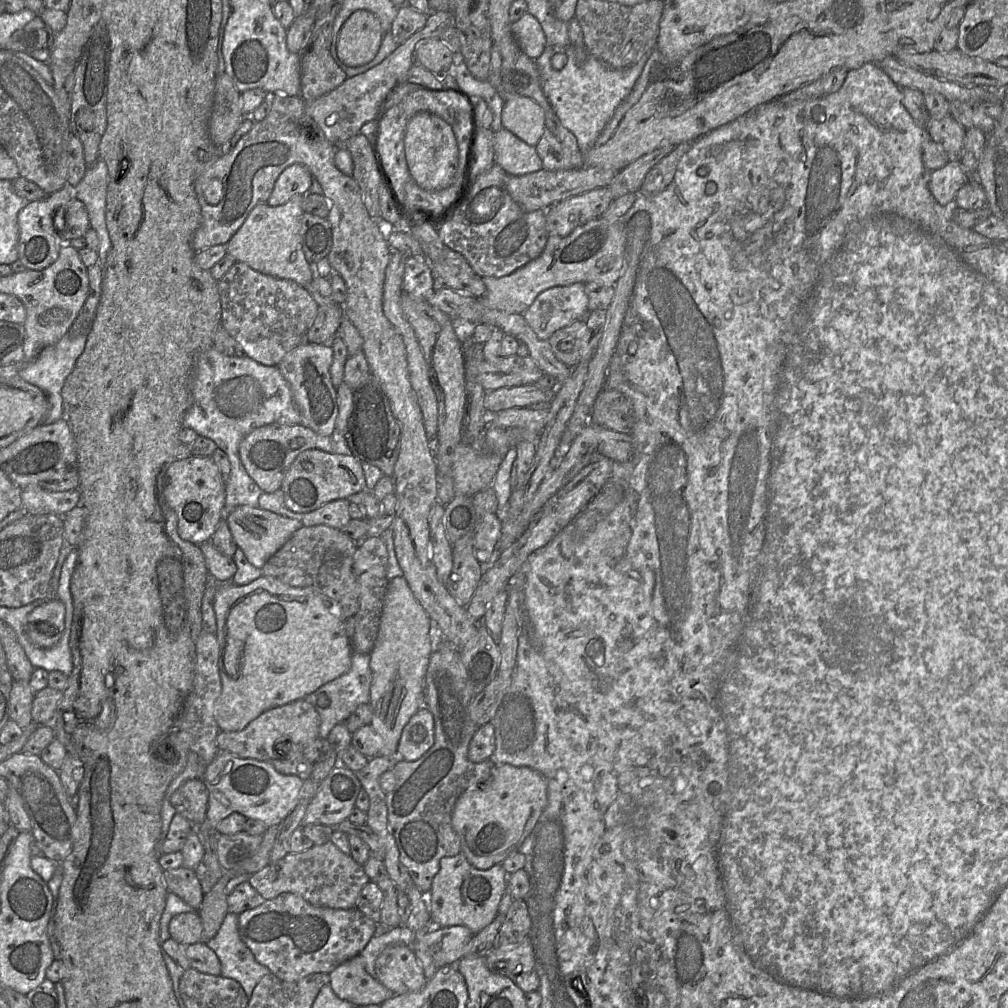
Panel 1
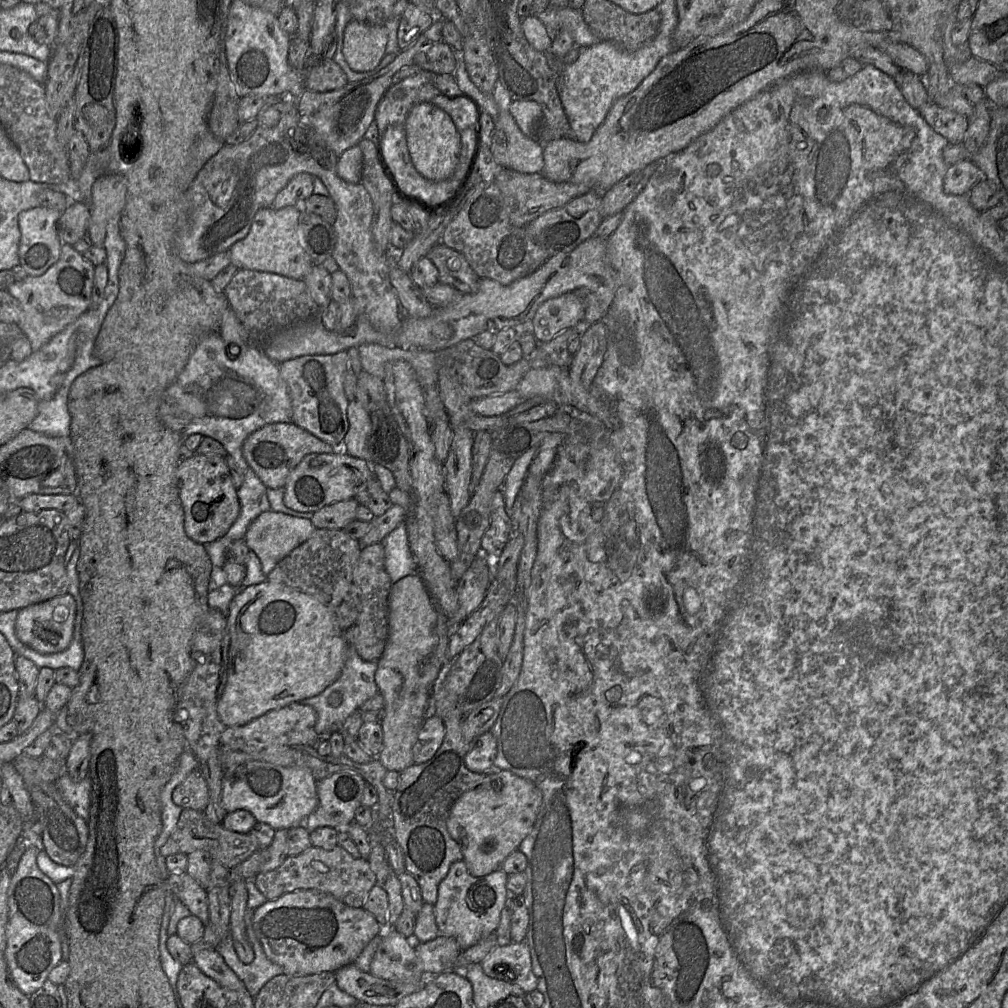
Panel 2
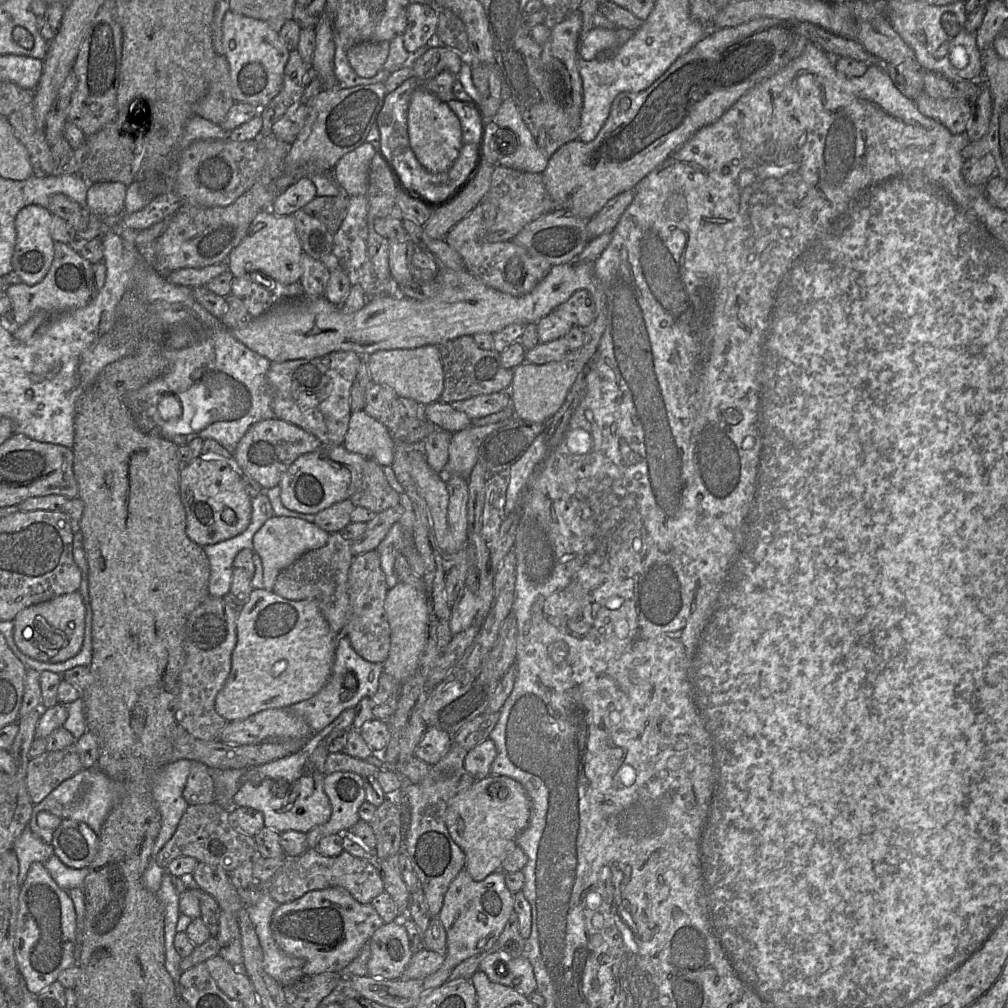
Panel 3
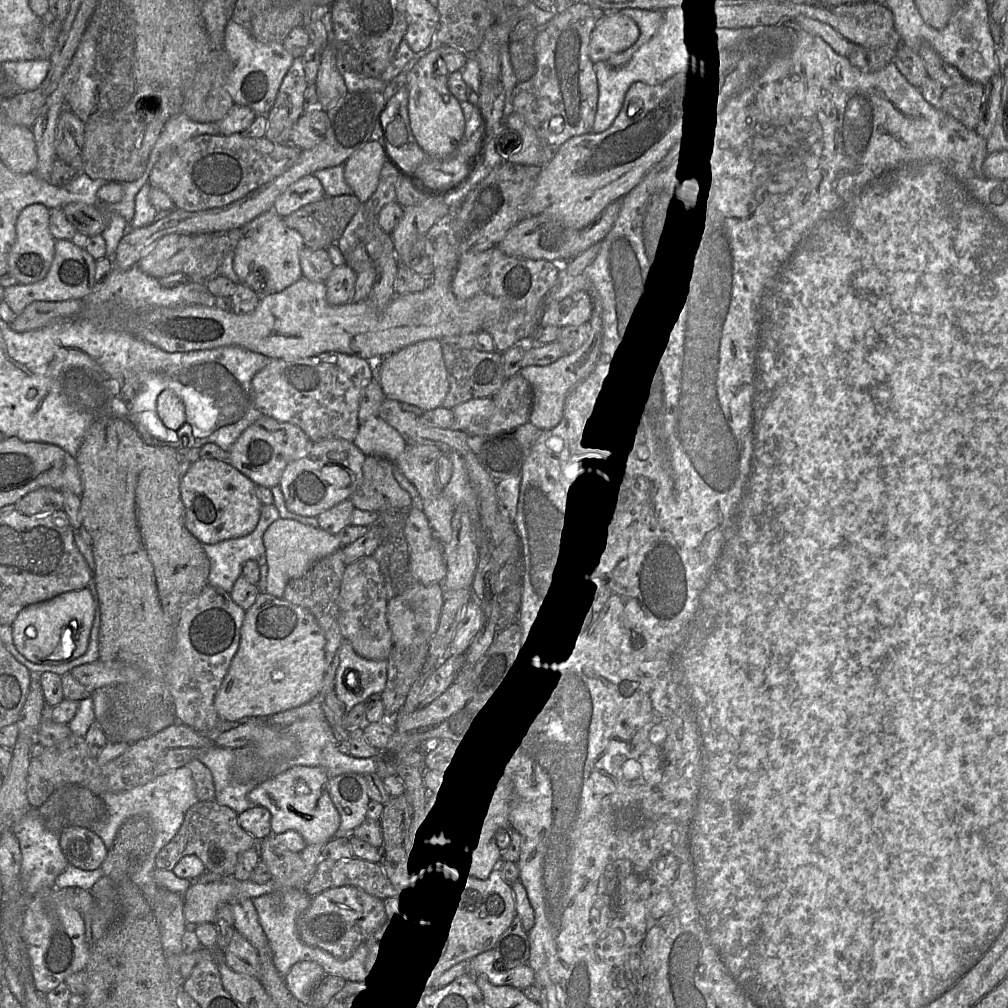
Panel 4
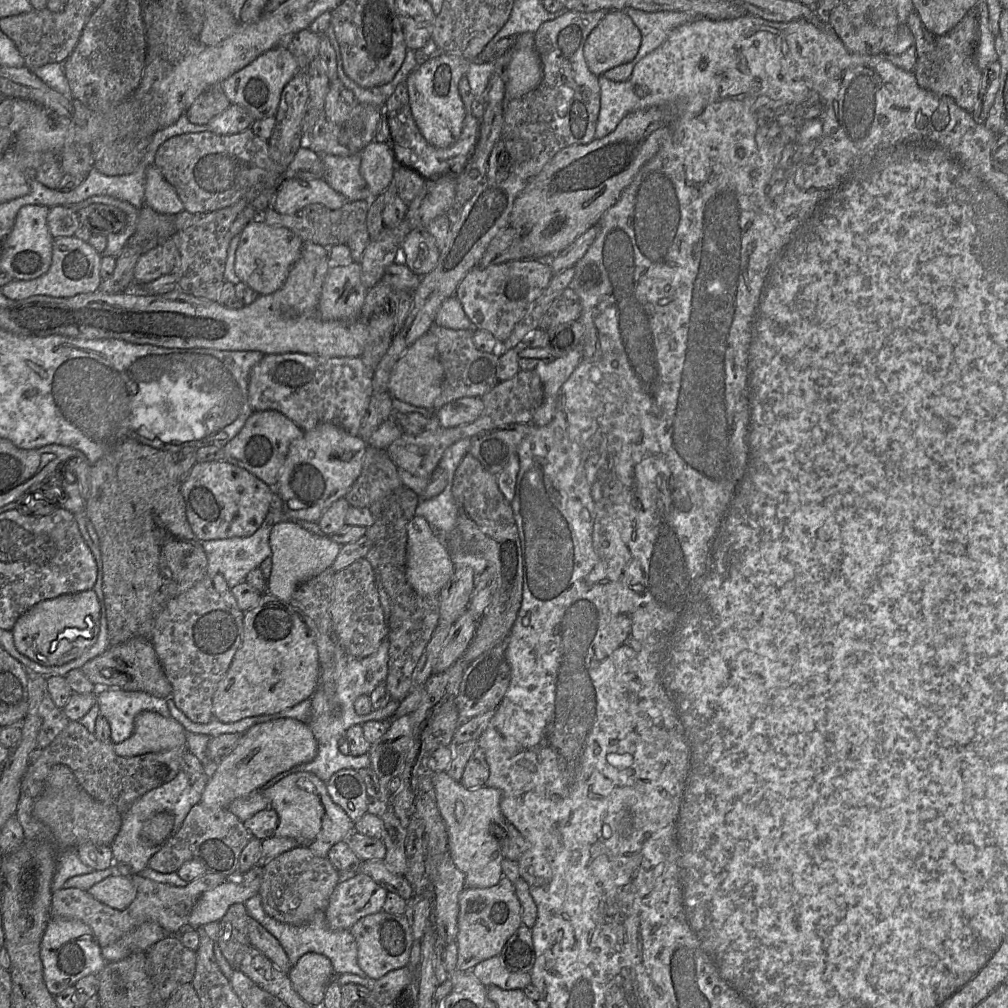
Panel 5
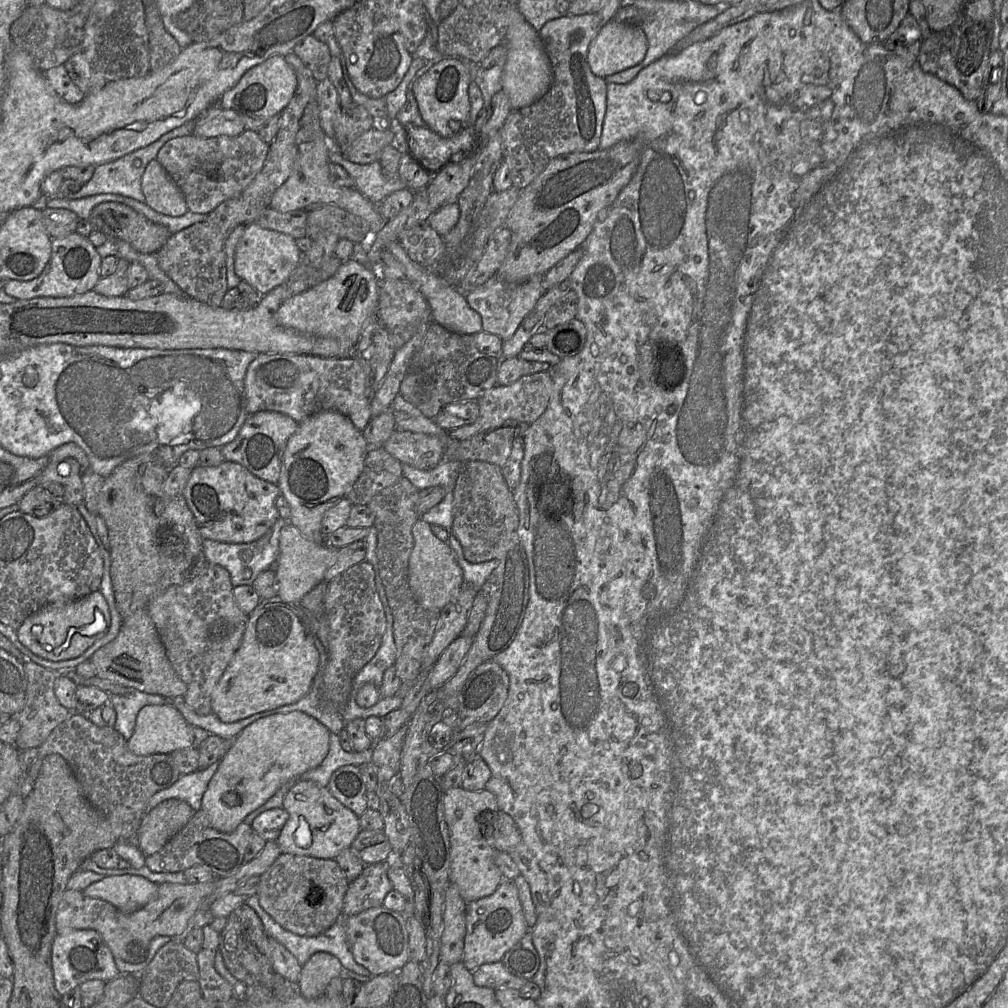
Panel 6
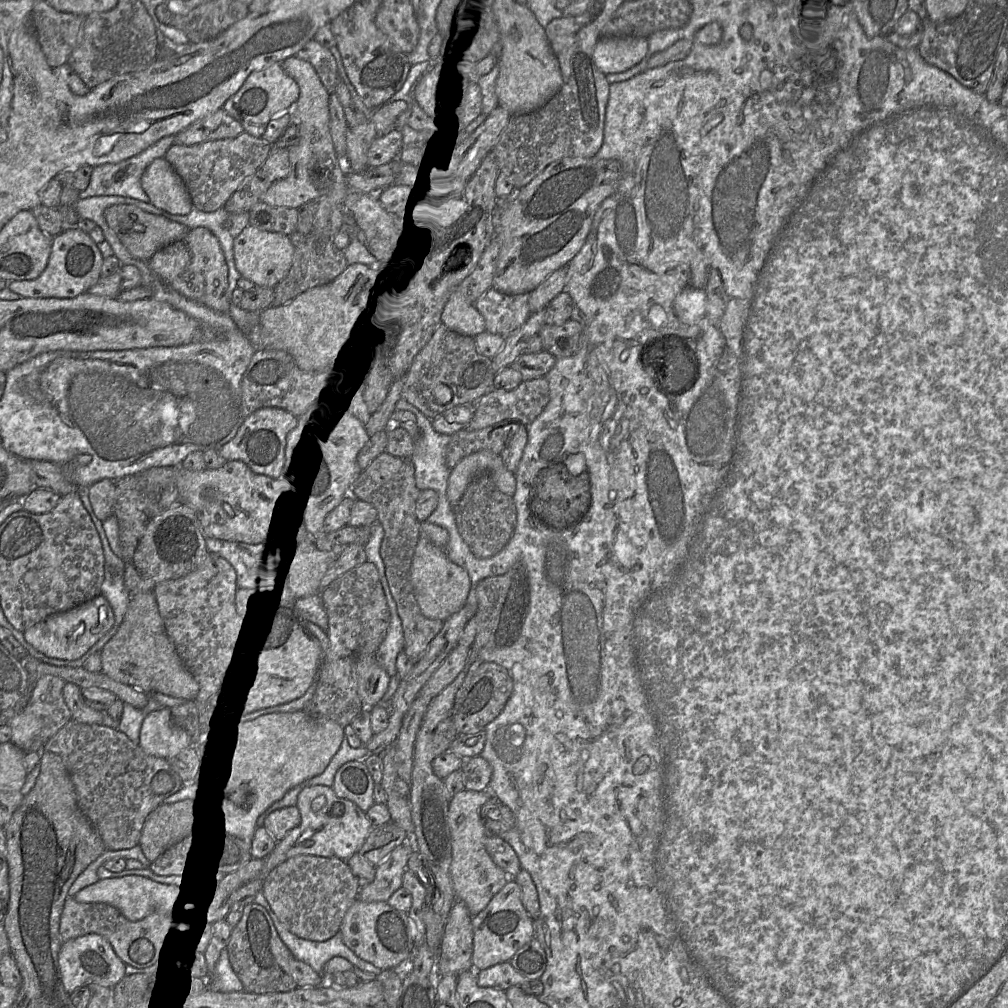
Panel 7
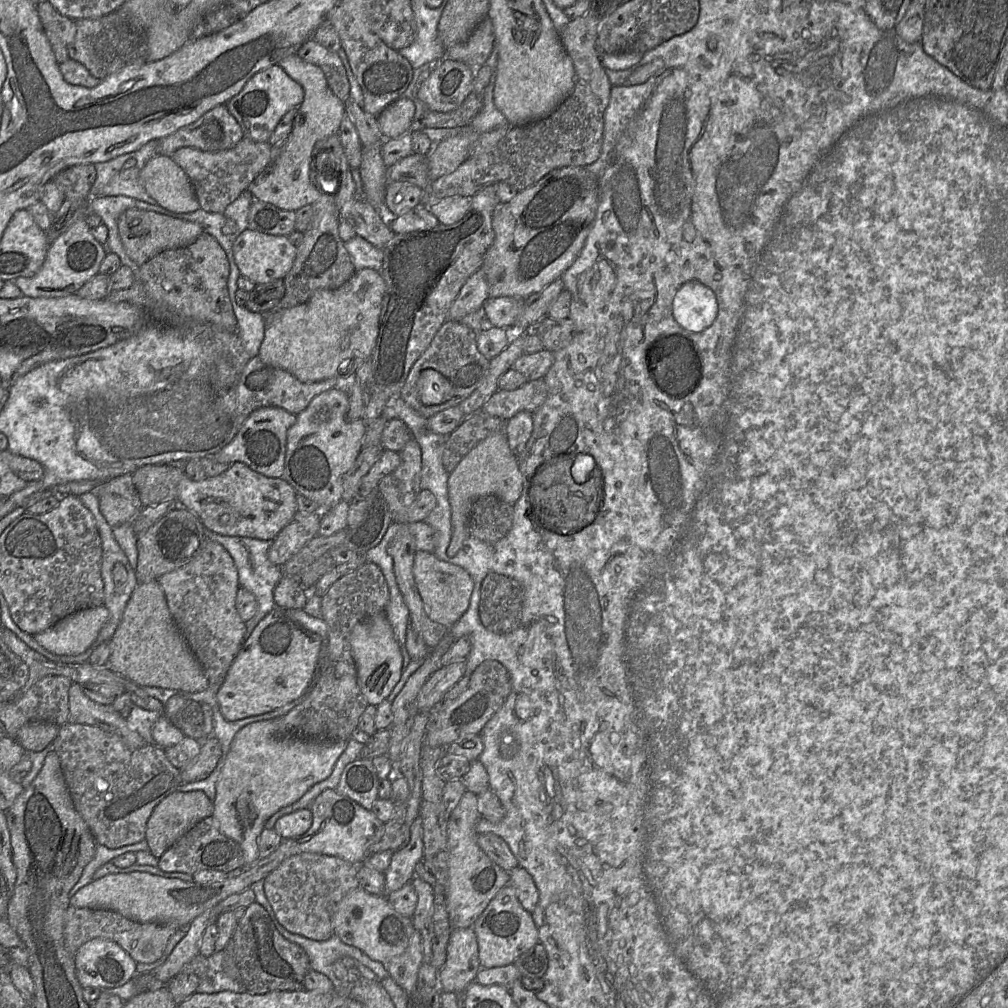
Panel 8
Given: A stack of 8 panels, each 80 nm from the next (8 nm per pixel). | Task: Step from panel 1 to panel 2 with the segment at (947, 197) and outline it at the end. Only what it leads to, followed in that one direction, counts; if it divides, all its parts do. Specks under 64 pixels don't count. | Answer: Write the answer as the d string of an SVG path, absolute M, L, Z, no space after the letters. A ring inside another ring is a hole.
M964 160L949 166L943 188L947 194L966 194L983 179L984 174L981 169L972 161Z

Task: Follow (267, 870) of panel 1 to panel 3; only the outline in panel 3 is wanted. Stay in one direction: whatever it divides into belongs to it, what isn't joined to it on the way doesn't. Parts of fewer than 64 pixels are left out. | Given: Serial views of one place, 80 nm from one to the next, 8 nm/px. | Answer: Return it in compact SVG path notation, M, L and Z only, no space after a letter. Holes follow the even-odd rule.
M315 848L307 849L295 858L295 863L288 870L289 879L280 885L269 885L266 890L279 904L292 902L310 891L336 886L346 889L355 900L362 904L370 903L373 898L385 891L375 861L355 857L345 850L336 857L328 857L320 854Z

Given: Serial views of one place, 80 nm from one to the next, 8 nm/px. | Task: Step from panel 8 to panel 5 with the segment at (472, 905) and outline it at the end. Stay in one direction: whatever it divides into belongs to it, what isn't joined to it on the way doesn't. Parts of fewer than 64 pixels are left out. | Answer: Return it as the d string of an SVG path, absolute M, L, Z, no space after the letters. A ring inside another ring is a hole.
M447 772L432 773L437 805L448 832L448 844L455 866L463 873L465 887L488 888L503 877L501 862L503 855L499 840L491 834L494 824L507 821L502 814L500 790L484 785L475 789L465 788Z

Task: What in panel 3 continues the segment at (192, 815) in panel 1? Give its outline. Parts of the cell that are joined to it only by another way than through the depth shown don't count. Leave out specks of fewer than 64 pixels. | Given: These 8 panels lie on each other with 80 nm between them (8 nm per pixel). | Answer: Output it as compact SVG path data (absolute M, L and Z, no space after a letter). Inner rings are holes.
M193 762L187 778L183 797L189 806L215 802L211 770L200 762Z

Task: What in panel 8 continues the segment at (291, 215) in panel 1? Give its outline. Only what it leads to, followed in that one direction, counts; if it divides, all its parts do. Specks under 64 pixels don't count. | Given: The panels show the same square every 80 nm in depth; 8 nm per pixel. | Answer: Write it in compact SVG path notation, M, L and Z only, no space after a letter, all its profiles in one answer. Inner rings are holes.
M246 229L234 241L233 253L240 274L256 285L284 279L290 272L297 253L287 236L276 236Z

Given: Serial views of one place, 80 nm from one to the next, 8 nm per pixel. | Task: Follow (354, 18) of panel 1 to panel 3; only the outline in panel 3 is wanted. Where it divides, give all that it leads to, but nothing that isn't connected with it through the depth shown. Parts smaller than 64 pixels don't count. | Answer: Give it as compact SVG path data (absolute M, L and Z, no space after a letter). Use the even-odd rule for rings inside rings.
M362 42L346 50L353 70L363 77L375 76L384 66L389 54L389 42Z

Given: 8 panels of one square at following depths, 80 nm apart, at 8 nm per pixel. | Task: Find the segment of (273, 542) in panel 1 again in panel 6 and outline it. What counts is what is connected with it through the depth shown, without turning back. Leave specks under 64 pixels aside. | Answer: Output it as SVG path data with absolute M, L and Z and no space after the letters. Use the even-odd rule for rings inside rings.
M287 522L280 530L279 553L275 563L277 597L288 603L299 601L323 581L326 571L335 563L338 549L317 544L306 538L297 527Z

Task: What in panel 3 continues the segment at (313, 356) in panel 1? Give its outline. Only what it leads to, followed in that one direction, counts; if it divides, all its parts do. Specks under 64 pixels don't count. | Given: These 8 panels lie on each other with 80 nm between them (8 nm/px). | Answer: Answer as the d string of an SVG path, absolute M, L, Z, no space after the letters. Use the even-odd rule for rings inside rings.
M339 351L314 359L299 359L283 363L272 362L267 380L272 391L275 418L299 426L314 435L322 445L343 445L352 414L351 388L362 363L361 356L352 351Z

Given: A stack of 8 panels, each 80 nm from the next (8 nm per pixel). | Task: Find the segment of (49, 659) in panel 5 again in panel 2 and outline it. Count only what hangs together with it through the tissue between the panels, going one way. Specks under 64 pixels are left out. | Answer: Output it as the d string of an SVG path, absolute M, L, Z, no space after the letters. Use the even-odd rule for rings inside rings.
M65 594L21 609L16 619L16 634L23 644L39 654L59 653L72 641L75 619L76 601L70 594Z

